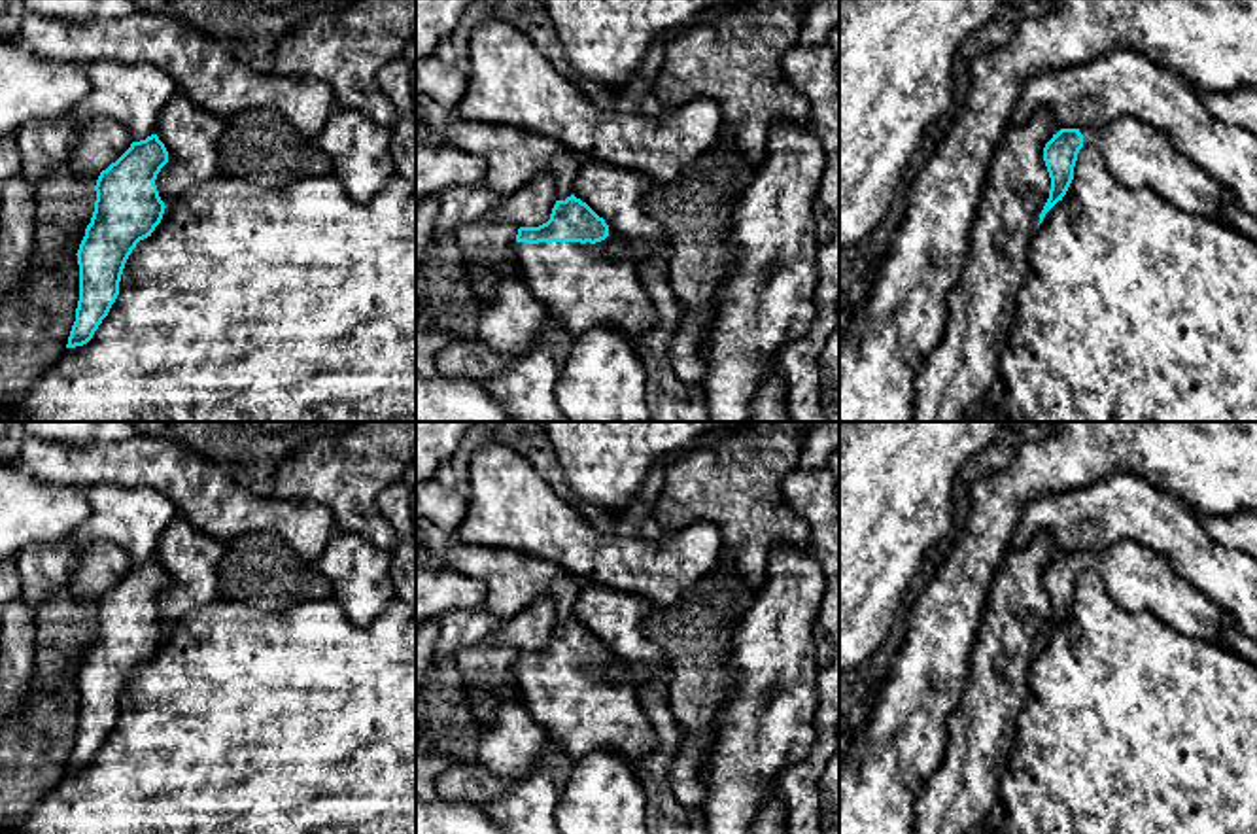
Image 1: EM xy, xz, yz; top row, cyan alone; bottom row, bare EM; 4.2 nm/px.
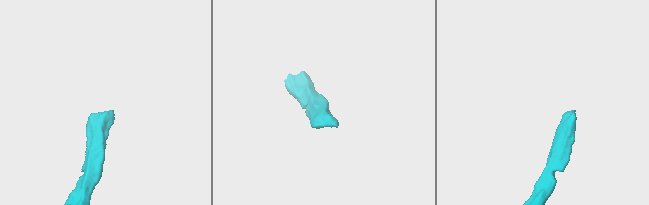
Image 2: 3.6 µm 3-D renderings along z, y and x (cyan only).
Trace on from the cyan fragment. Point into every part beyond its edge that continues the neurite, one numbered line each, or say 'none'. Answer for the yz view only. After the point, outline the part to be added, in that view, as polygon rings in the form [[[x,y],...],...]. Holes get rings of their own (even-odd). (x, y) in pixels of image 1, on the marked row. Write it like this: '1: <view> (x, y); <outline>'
1: yz (1138, 156); [[[1125,115],[1102,127],[1079,127],[1083,146],[1094,146],[1117,182],[1149,187],[1176,208],[1217,217],[1223,185],[1172,148],[1151,125]]]

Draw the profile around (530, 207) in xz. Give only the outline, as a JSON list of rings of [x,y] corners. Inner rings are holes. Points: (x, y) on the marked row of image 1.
[[[542,174],[516,193],[503,197],[488,217],[495,223],[512,223],[518,229],[539,227],[550,219],[556,200],[556,178]]]

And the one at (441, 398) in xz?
[[[416,373],[416,422],[512,422],[488,386],[463,378]]]

